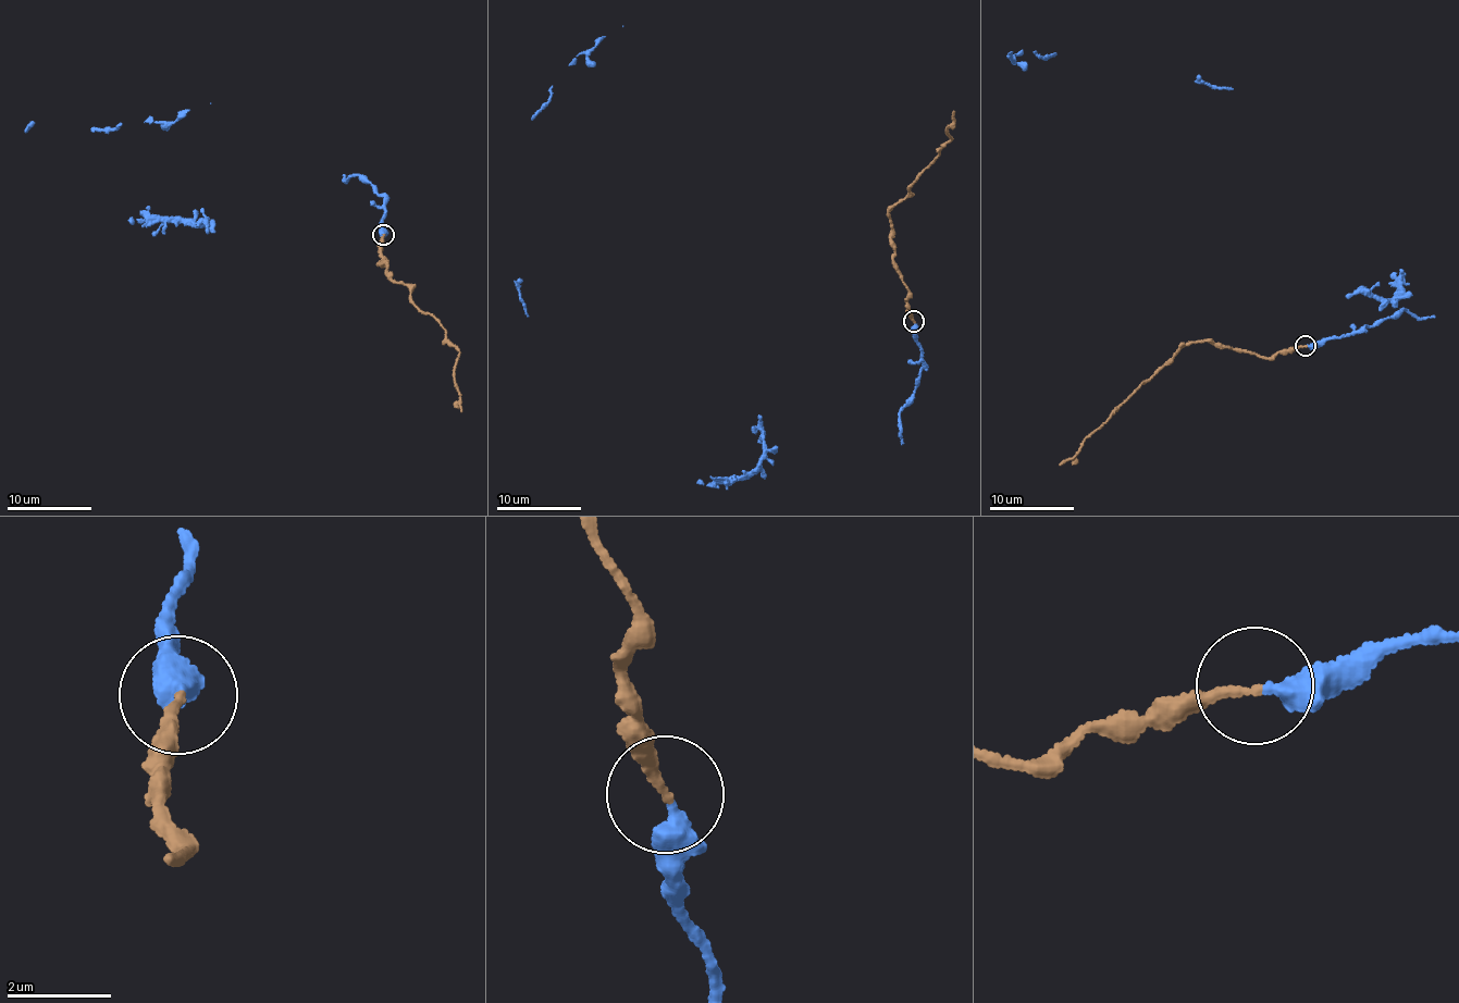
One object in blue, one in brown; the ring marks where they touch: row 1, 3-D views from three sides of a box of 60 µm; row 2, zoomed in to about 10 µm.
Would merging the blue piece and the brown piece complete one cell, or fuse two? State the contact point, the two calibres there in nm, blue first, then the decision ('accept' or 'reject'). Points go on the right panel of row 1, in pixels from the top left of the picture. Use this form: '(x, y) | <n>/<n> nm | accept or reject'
(1305, 345) | 440/180 nm | accept

